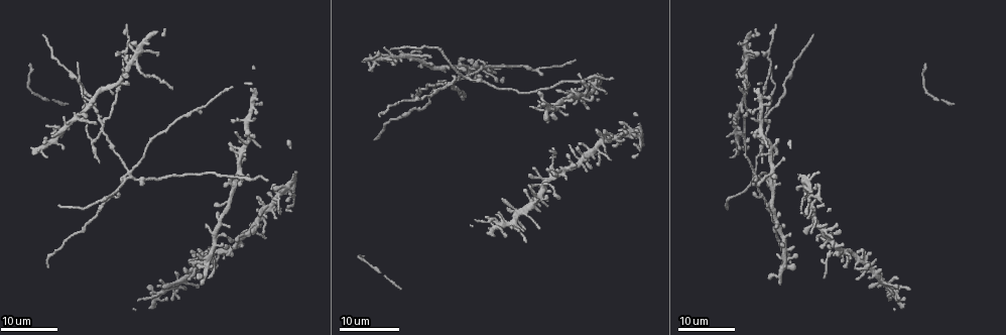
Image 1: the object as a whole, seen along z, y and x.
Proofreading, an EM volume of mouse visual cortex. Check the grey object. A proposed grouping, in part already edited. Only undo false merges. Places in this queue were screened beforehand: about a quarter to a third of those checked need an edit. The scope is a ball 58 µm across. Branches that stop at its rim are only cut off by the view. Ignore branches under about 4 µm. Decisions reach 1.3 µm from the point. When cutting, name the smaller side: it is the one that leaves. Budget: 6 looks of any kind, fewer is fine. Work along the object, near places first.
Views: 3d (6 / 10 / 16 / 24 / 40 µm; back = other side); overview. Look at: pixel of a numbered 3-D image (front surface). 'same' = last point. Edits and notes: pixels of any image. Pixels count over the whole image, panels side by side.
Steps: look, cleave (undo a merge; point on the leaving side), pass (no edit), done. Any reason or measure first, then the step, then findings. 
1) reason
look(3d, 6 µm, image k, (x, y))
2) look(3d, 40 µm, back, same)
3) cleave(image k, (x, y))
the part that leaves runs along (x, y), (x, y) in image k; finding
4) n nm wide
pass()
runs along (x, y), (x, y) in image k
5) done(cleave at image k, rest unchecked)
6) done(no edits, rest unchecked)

looks like a crossing
look(3d, 24 µm, image 1, (126, 171))

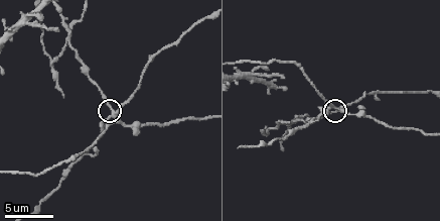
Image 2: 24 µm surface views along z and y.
closer look
look(3d, 6 µm, image 2, (111, 114))

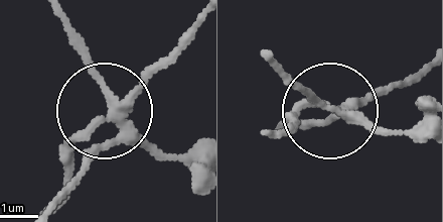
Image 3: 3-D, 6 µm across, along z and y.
4 arms
cleave(image 3, (155, 68))
the part that leaves runs along (115, 110), (198, 17) in image 3; two neurons meet here

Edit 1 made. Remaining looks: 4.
look(overview)

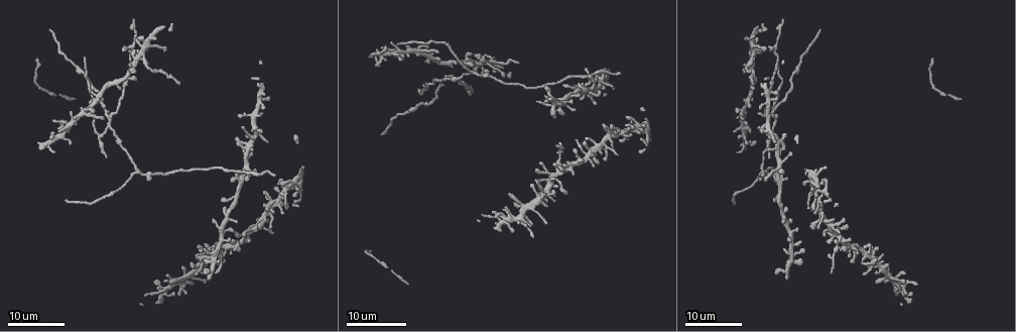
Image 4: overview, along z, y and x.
side arm on a straight run
look(3d, 16 µm, image 4, (444, 79))

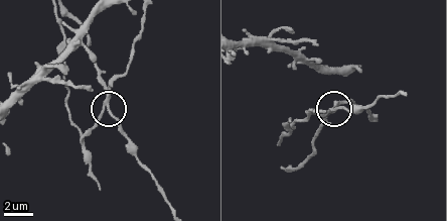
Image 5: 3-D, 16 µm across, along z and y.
look(3d, 6 µm, image 5, (103, 111))

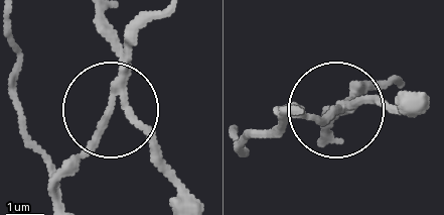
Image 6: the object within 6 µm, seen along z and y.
3 arms
cleave(image 6, (102, 127))
two neurons meet here

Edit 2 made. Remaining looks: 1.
done(cleave at image 3, cleave at image 6, rest unchecked)

